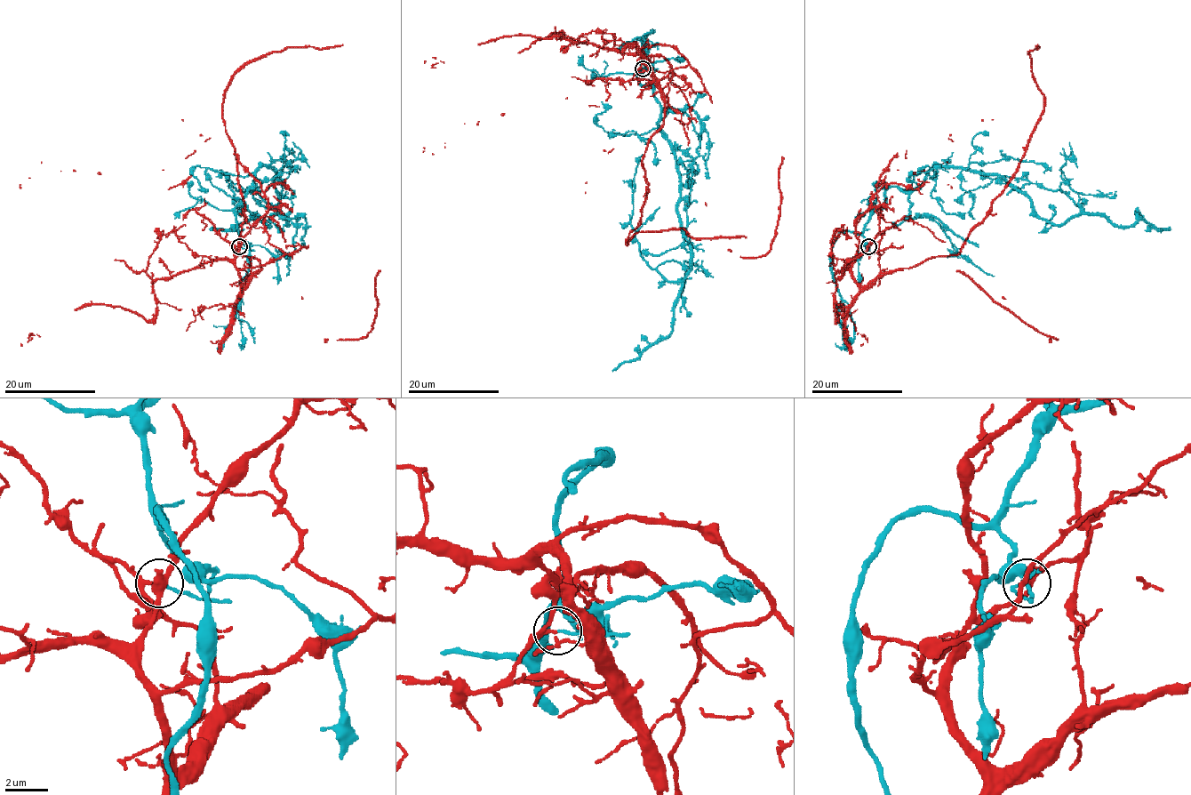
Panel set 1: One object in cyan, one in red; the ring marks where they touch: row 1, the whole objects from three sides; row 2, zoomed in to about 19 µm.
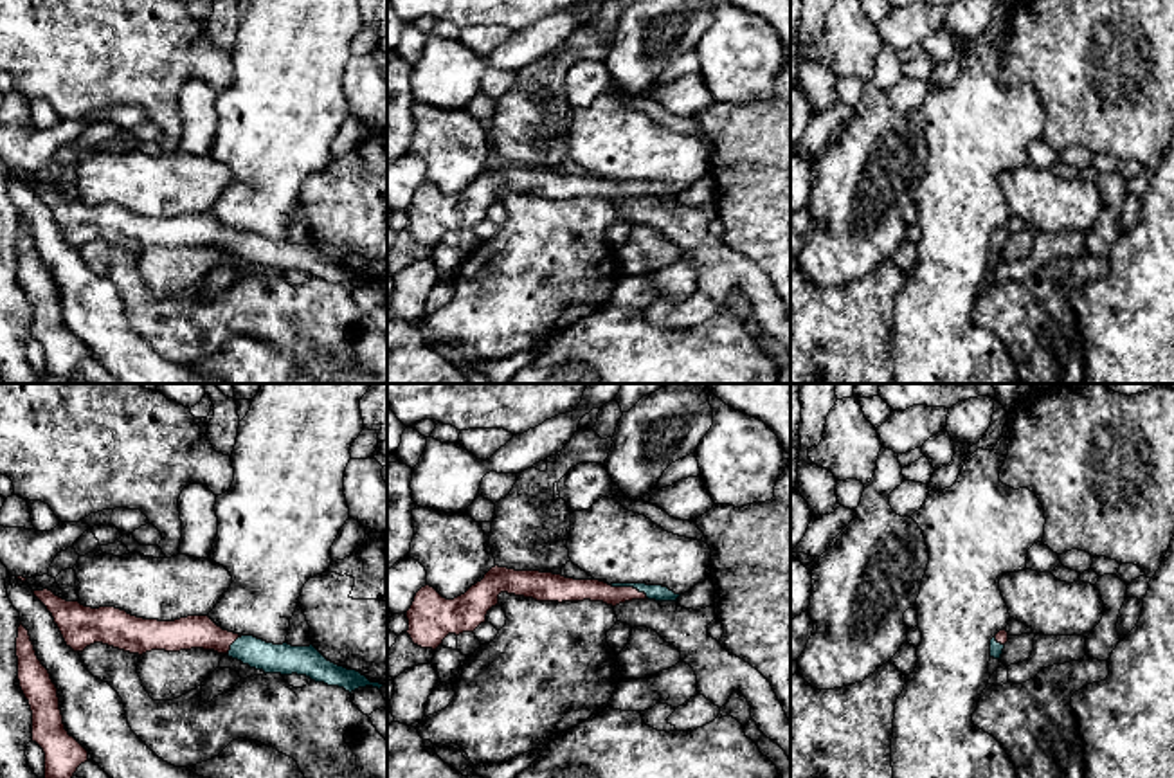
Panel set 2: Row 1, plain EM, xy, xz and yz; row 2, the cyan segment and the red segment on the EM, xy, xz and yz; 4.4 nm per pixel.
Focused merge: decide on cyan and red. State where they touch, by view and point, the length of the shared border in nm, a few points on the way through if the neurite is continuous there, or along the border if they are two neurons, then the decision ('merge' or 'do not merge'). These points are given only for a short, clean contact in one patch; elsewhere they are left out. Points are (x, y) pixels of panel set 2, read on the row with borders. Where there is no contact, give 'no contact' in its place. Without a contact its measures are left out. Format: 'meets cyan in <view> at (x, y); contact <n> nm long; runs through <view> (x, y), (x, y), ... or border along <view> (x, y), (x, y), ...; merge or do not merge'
meets cyan in xz at (631, 586); contact 190 nm long; border along xz (611, 584), (636, 588), (649, 598); do not merge

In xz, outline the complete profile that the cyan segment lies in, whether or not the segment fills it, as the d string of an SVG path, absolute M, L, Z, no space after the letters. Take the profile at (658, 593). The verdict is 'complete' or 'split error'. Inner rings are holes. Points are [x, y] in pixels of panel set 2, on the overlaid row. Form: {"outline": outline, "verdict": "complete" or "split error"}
{"outline": "M610 584L610 585L612 587L634 587L639 593L645 593L648 600L655 600L655 602L677 602L677 598L681 596L663 585L646 585L646 584Z", "verdict": "complete"}

